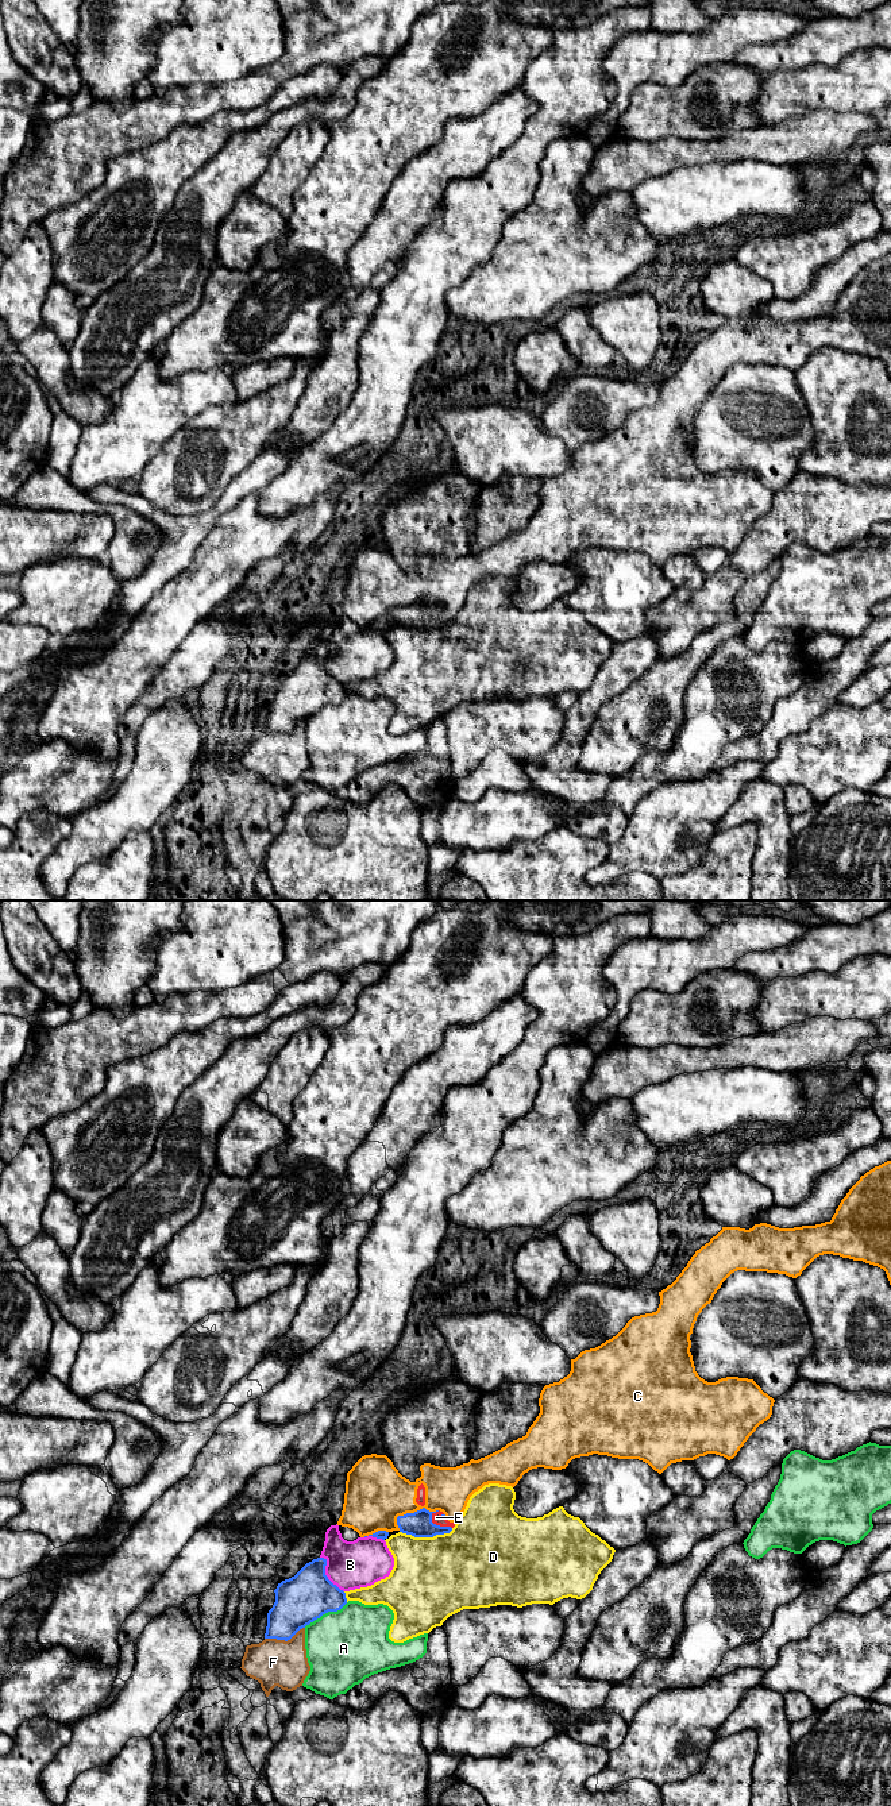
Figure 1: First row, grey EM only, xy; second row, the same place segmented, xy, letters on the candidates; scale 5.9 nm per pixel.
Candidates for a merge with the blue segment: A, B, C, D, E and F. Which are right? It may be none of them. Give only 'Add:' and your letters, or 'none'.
Add: none

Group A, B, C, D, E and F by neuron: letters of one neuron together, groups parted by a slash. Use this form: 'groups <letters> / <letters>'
groups A / B / C E / D / F

